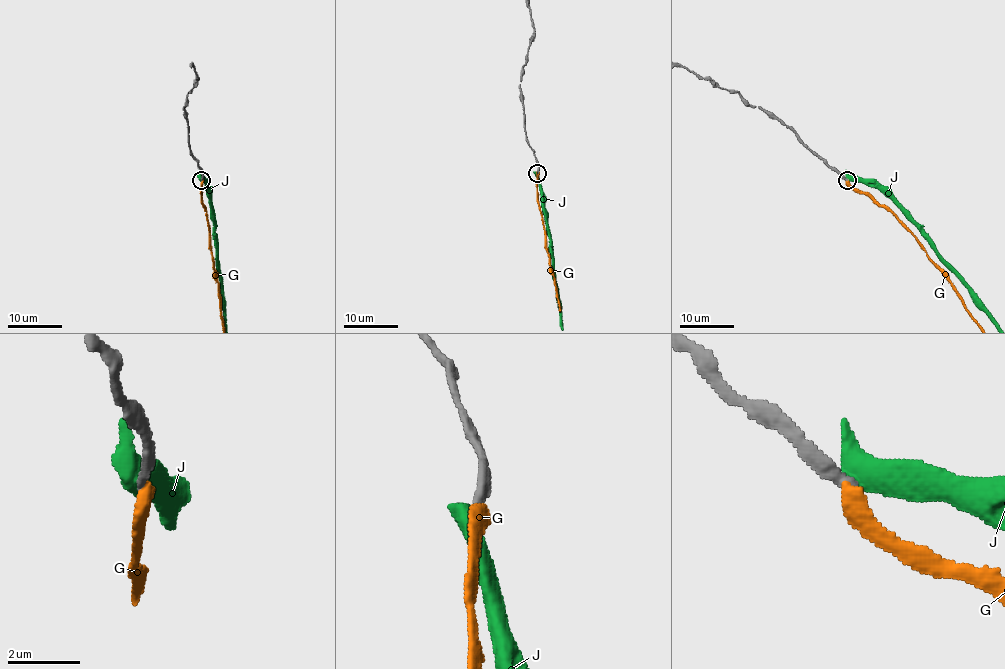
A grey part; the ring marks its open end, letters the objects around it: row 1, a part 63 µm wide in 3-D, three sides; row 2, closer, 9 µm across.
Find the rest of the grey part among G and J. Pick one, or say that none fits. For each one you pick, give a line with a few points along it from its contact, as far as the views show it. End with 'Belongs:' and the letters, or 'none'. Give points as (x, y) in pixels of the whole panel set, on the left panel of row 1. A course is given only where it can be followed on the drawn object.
Belongs: none

